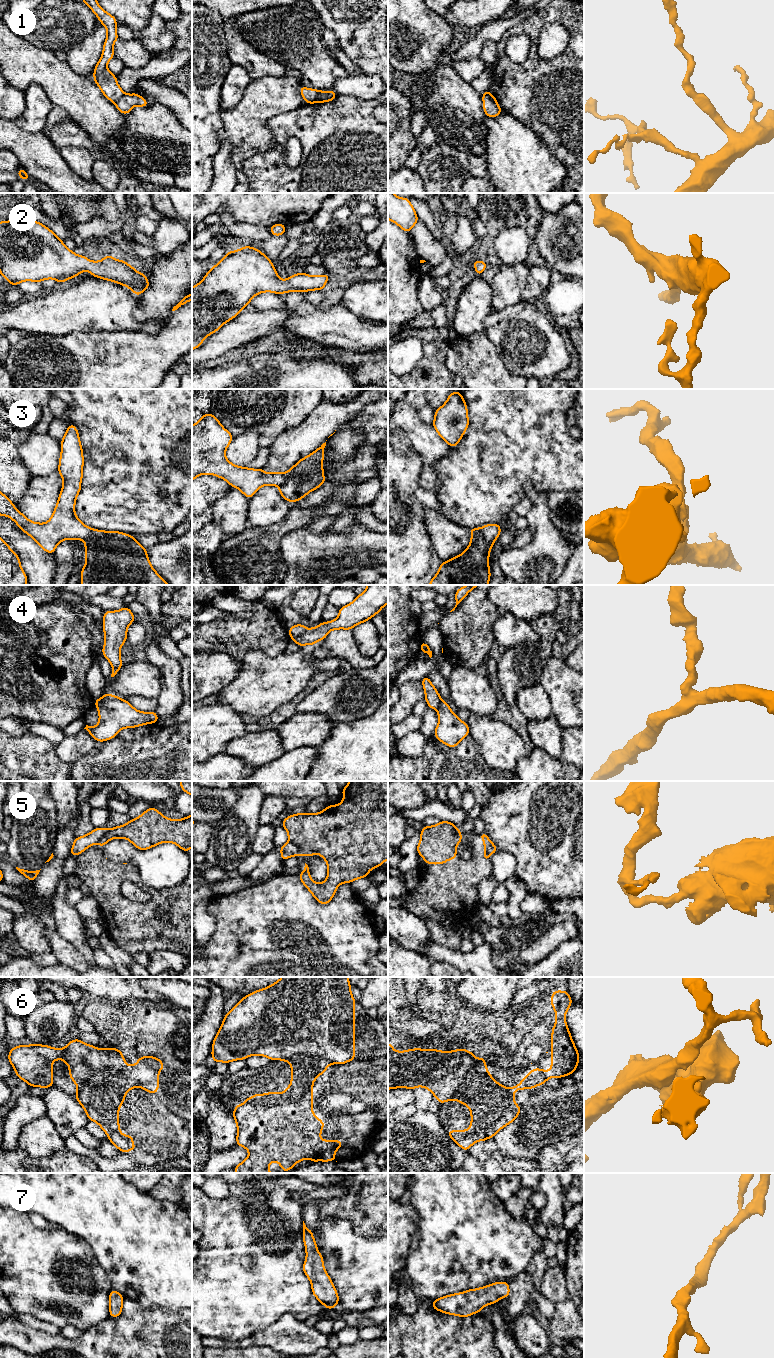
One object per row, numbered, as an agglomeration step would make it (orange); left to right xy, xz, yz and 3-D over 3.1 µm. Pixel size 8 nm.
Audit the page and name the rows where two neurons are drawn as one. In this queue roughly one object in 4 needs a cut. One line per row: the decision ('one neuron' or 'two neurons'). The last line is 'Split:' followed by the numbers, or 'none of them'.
1: two neurons
2: one neuron
3: two neurons
4: two neurons
5: two neurons
6: two neurons
7: one neuron
Split: 1, 3, 4, 5, 6

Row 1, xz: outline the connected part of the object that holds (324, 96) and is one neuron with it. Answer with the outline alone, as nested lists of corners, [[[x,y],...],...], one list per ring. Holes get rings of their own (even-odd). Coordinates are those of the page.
[[[320,91],[314,103],[323,103],[334,100],[337,94],[333,91]]]

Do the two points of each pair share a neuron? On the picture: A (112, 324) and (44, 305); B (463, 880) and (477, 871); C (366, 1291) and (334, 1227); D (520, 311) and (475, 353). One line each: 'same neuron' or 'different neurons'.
A: same neuron
B: same neuron
C: same neuron
D: different neurons

